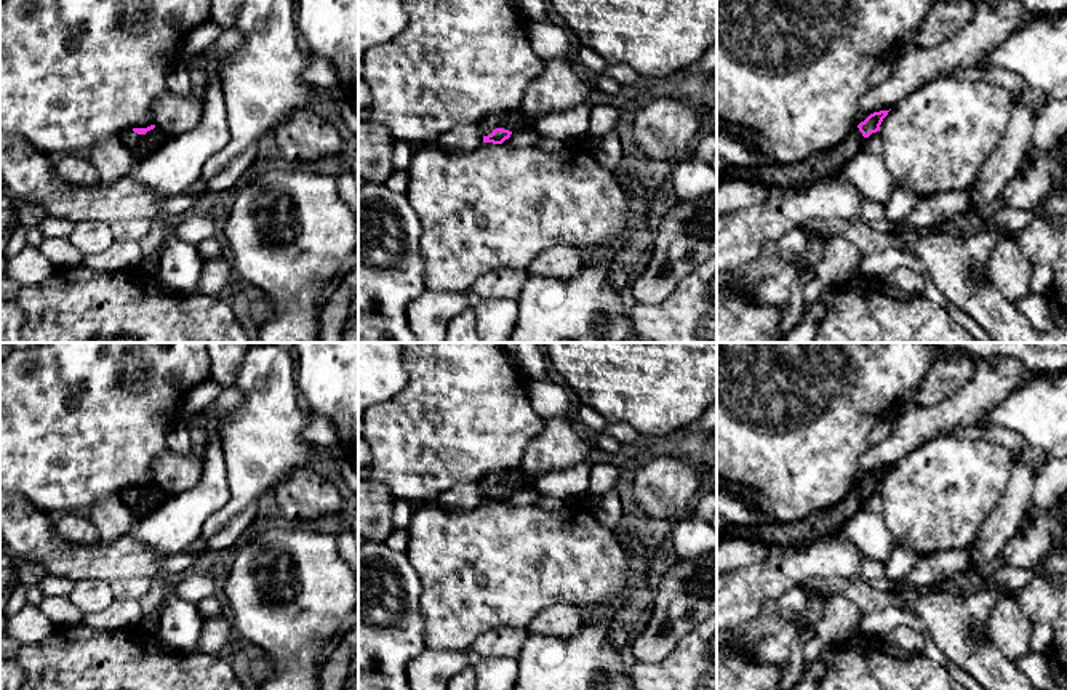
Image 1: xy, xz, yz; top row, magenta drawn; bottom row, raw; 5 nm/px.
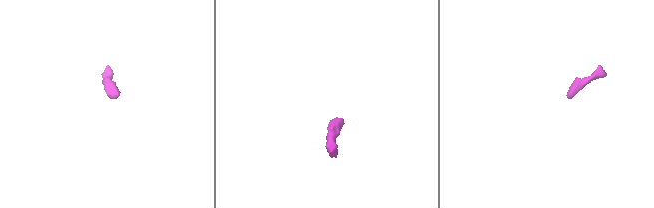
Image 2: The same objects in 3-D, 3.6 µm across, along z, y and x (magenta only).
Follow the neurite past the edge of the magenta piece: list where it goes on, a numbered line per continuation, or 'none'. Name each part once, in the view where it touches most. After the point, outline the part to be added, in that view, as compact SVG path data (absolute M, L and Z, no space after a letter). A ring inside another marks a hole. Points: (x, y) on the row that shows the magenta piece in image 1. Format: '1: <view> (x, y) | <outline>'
1: xz (514, 122) | M518 109L518 110L510 112L510 114L491 115L491 117L482 120L478 126L480 126L482 134L488 136L496 128L504 128L504 130L509 130L512 133L525 131L526 122L522 115L522 110Z

